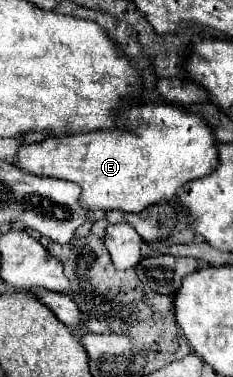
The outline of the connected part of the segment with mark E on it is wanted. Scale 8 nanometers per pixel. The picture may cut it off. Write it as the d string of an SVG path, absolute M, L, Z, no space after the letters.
M135 104L121 110L121 124L109 130L93 130L79 134L63 134L49 136L39 144L21 146L17 152L17 166L33 176L51 176L69 180L81 186L79 202L87 210L123 210L123 212L141 212L147 206L159 202L161 198L175 198L177 190L195 178L203 178L211 174L217 164L217 140L213 136L211 126L173 104Z

